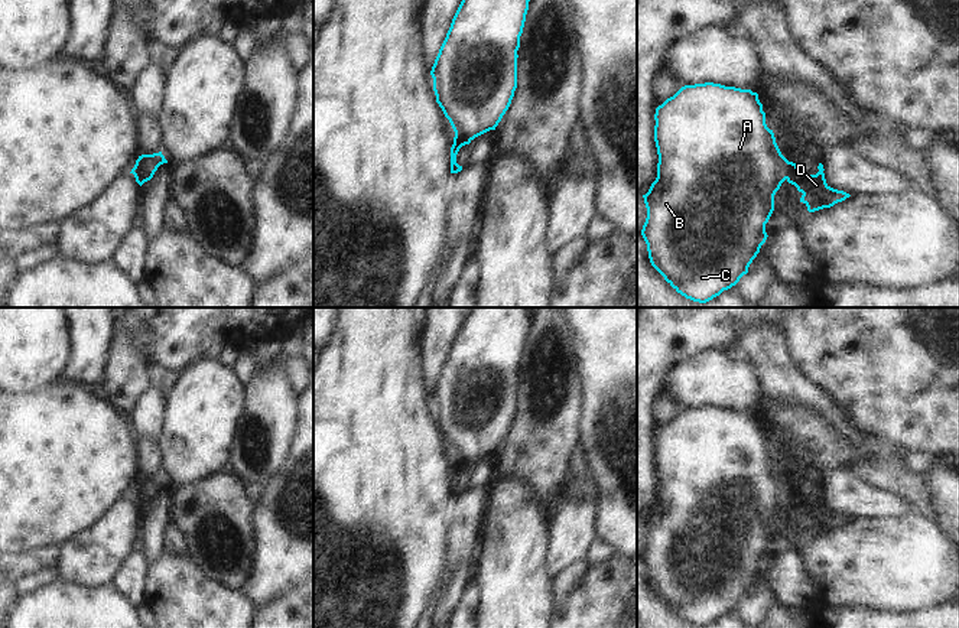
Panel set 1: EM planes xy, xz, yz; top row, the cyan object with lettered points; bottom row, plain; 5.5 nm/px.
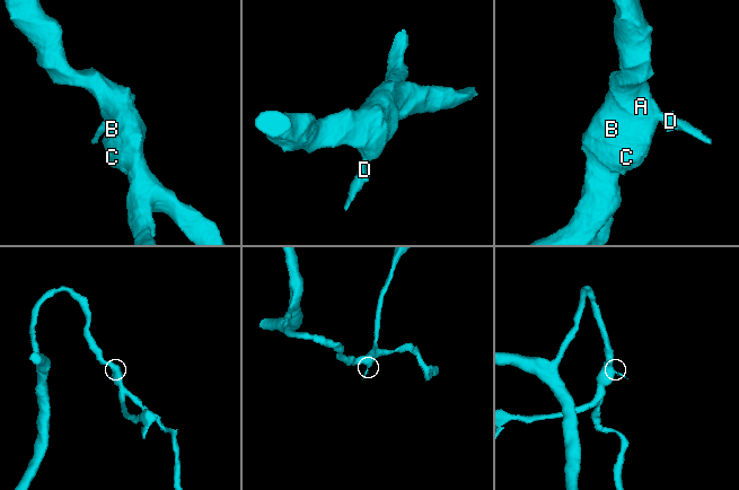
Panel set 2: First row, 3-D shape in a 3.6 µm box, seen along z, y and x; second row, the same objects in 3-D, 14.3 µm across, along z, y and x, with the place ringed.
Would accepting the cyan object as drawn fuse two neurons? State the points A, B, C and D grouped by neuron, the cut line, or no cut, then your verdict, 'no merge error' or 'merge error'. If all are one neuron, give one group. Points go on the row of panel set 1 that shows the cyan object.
A B C / D; cut in yz along (790, 162), (786, 178); merge error

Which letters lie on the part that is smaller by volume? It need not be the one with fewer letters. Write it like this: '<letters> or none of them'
D

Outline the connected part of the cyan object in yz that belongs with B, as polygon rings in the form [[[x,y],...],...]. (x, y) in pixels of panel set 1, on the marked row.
[[[713,82],[685,85],[656,108],[654,120],[654,141],[659,154],[657,178],[651,183],[648,192],[643,195],[647,218],[641,235],[647,244],[651,266],[664,277],[664,280],[686,299],[706,303],[719,296],[724,290],[735,286],[739,279],[748,273],[750,264],[757,257],[761,245],[768,237],[765,232],[765,224],[774,211],[774,195],[789,176],[787,169],[790,162],[781,154],[773,130],[765,124],[765,113],[763,111],[758,94],[751,90],[725,87]]]

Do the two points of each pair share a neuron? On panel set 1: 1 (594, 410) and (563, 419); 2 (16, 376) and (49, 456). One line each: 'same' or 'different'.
1: different
2: different

